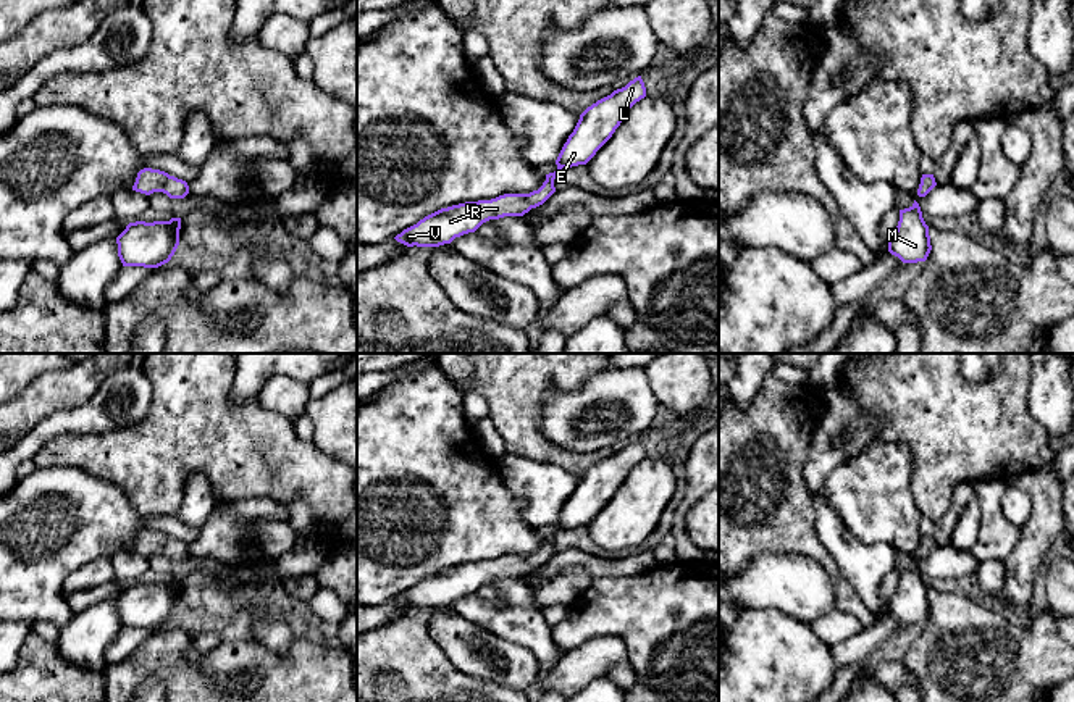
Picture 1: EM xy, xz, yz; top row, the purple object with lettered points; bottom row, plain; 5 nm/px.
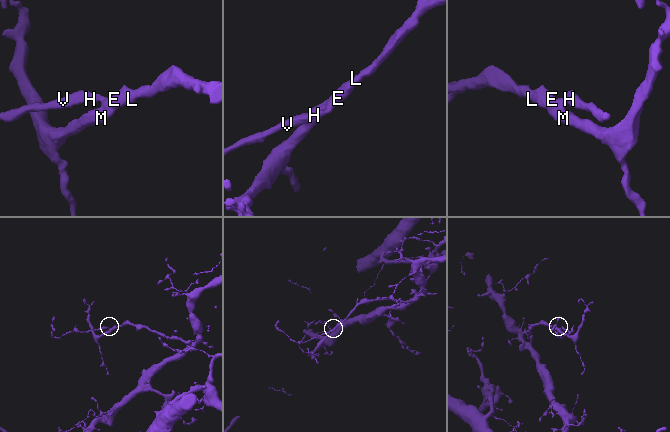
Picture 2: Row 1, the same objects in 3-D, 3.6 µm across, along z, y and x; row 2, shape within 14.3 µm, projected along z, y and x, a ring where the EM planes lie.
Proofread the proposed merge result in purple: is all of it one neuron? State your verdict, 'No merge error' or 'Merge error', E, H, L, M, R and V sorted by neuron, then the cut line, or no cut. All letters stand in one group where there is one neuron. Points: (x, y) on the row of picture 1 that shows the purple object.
No merge error. Groups: E H L M R V. No split

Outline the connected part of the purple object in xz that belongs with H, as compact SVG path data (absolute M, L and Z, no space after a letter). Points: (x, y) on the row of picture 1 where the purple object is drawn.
M641 76L625 87L588 107L564 144L554 173L538 190L530 194L504 194L491 200L465 202L441 208L417 224L404 229L394 239L407 247L439 247L451 244L455 237L475 232L483 223L504 216L523 216L531 208L543 205L554 192L556 173L562 168L586 165L596 152L612 137L625 119L628 110L646 97Z

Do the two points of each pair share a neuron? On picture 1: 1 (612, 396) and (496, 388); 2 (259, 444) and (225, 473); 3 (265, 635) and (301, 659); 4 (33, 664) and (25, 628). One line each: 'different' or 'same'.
1: different
2: same
3: different
4: different

